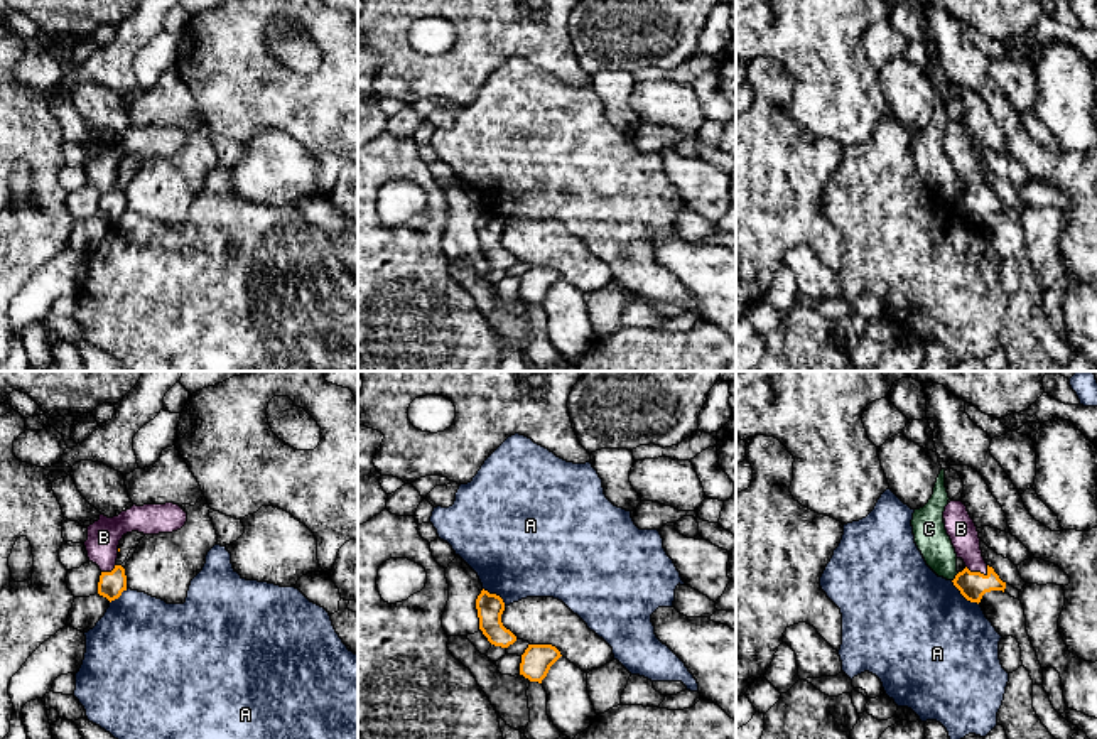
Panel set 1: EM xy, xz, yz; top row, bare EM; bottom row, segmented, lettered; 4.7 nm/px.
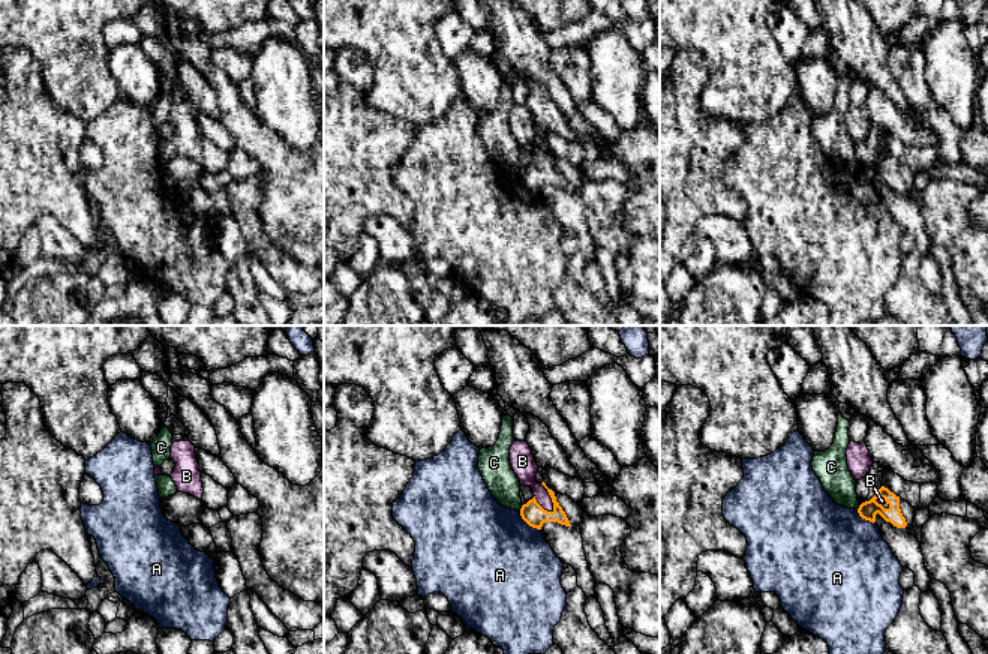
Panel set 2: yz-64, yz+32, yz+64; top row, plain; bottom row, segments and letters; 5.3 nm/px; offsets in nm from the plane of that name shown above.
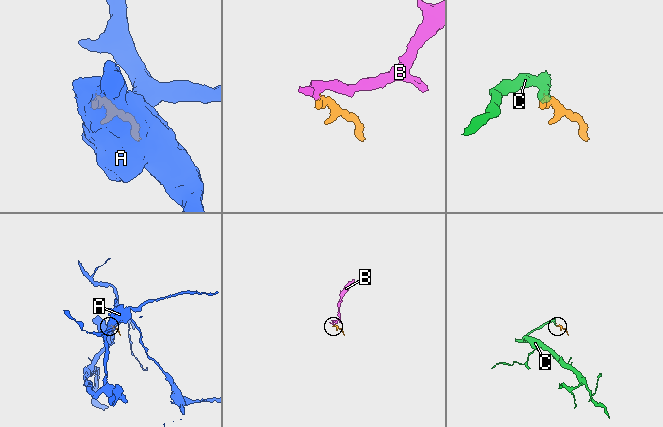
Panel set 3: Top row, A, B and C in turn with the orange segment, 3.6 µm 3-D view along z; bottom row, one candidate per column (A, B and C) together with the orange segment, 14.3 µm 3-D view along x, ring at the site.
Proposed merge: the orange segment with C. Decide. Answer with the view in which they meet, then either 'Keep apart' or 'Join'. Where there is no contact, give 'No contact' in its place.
Touches orange in yz. Keep apart

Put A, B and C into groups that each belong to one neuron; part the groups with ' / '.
A / B / C

